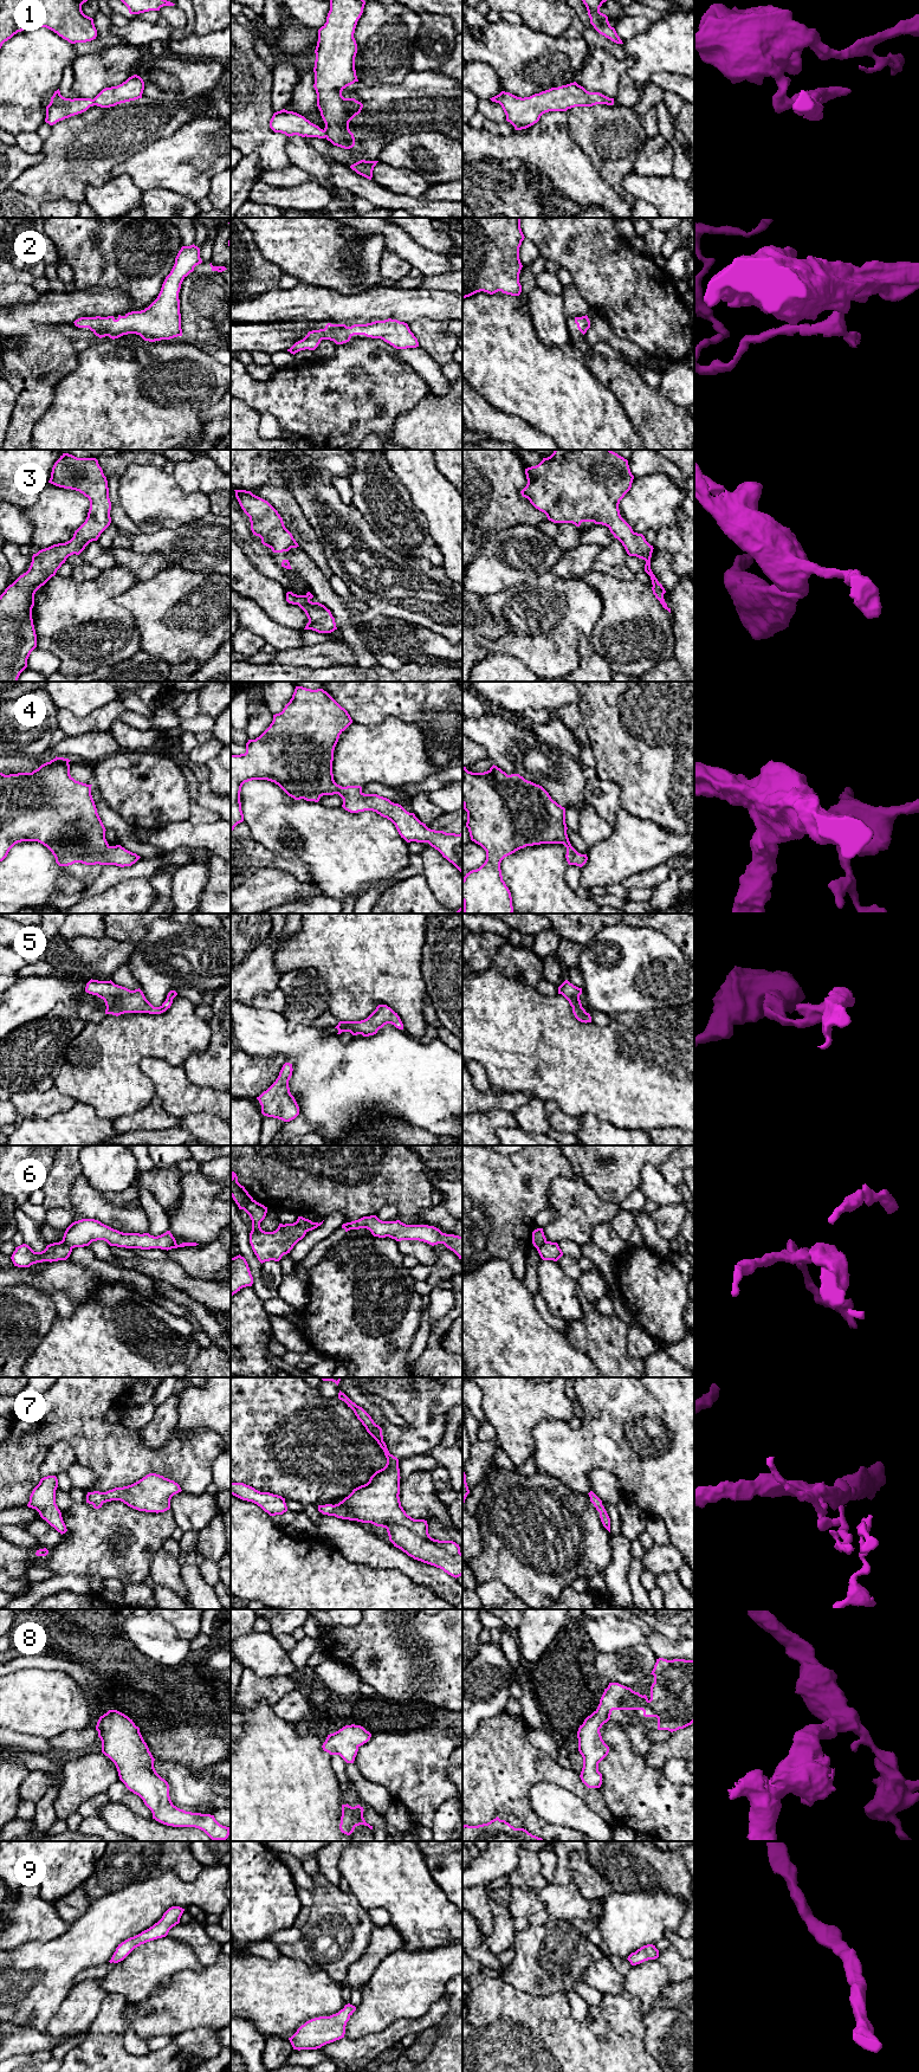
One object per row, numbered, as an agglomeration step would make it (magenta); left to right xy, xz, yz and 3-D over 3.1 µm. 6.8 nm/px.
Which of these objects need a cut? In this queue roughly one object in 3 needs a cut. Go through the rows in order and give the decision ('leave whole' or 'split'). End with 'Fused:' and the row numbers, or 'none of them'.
1: split
2: leave whole
3: leave whole
4: leave whole
5: leave whole
6: split
7: leave whole
8: leave whole
9: leave whole
Fused: 1, 6

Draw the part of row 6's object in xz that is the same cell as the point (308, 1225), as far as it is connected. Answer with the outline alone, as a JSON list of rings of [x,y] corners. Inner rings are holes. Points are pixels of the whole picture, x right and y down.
[[[298,1216],[296,1224],[298,1224],[298,1225],[299,1225],[300,1227],[303,1227],[306,1232],[309,1232],[309,1231],[312,1231],[312,1229],[317,1228],[318,1226],[321,1226],[321,1225],[323,1224],[323,1221],[318,1224],[318,1222],[312,1222],[311,1220],[305,1219],[305,1218],[303,1218],[303,1216]],[[323,1220],[323,1221],[324,1221],[324,1220]]]

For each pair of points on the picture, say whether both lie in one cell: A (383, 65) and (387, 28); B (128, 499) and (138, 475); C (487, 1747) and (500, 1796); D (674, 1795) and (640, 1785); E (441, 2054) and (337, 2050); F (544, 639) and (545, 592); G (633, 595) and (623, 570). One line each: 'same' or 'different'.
A: same
B: same
C: same
D: same
E: different
F: same
G: different

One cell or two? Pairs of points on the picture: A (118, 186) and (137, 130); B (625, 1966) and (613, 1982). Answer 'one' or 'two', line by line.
A: two
B: two

